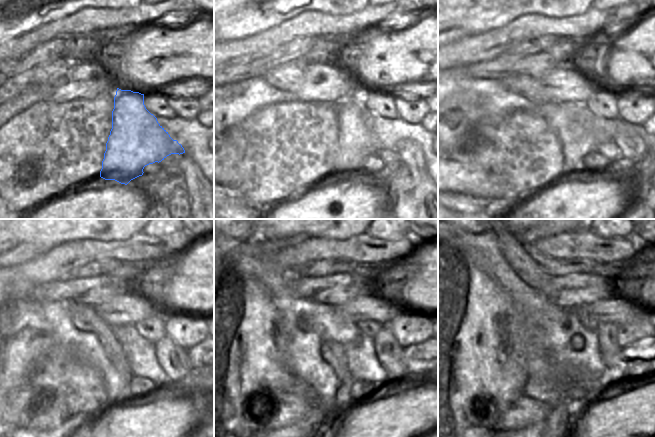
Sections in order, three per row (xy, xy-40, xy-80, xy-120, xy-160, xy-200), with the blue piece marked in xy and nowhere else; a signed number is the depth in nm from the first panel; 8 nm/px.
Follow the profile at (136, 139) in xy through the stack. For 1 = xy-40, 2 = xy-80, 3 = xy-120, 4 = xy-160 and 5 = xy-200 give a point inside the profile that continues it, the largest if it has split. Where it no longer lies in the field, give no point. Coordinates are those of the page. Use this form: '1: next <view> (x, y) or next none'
1: next xy-40 (355, 142)
2: next xy-80 (566, 120)
3: next xy-120 (94, 344)
4: next xy-160 (322, 364)
5: next xy-200 (535, 367)

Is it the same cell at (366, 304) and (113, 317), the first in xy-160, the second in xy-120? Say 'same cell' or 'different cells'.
same cell

